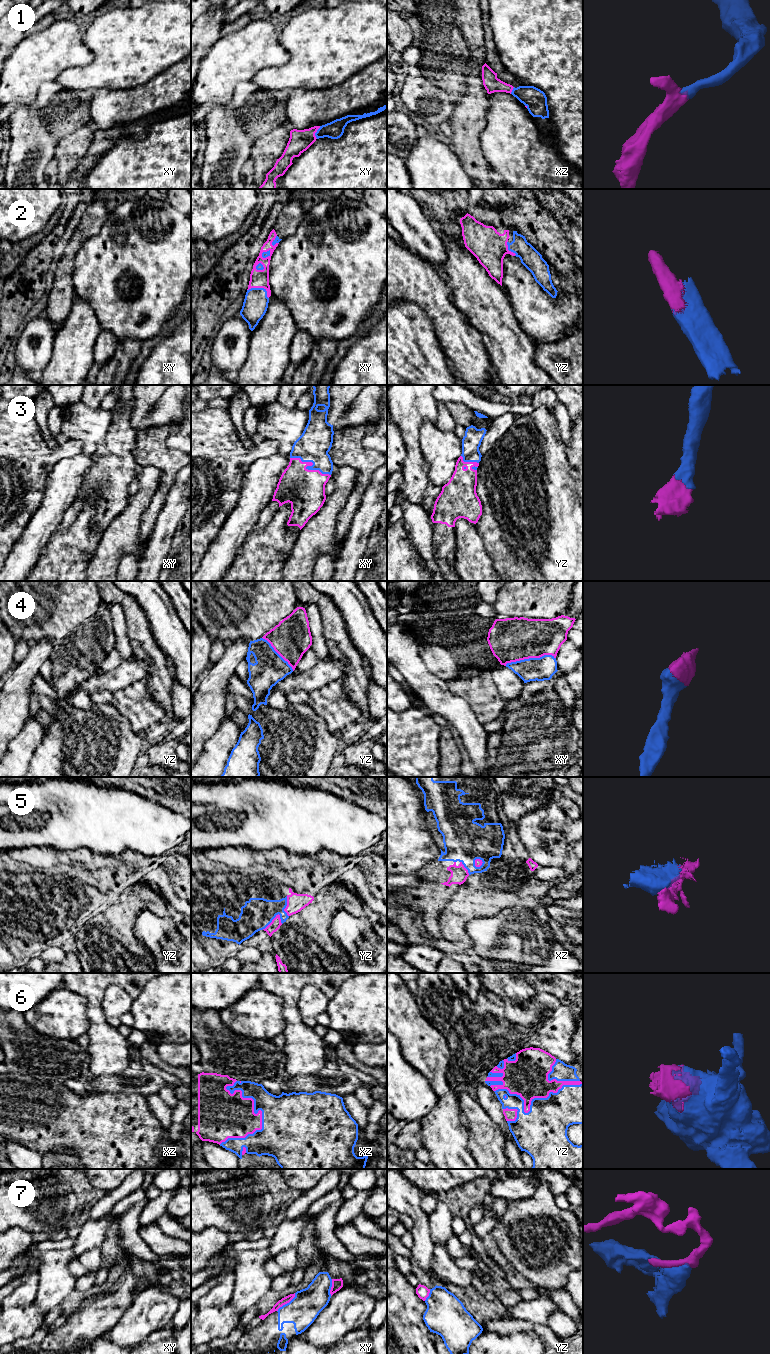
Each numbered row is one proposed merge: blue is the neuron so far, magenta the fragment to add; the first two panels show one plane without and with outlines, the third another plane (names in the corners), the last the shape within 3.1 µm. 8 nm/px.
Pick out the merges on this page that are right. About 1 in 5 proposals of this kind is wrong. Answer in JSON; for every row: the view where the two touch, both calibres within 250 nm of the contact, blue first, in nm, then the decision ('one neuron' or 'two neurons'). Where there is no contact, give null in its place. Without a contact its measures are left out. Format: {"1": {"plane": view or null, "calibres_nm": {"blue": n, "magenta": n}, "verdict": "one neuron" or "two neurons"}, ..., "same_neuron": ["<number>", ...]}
{"1": {"plane": "xy", "calibres_nm": {"blue": 140, "magenta": 180}, "verdict": "one neuron"}, "2": {"plane": "xy", "calibres_nm": {"blue": 200, "magenta": 140}, "verdict": "one neuron"}, "3": {"plane": "xy", "calibres_nm": {"blue": 260, "magenta": 320}, "verdict": "one neuron"}, "4": {"plane": "xy", "calibres_nm": {"blue": 190, "magenta": 360}, "verdict": "one neuron"}, "5": {"plane": "yz", "calibres_nm": {"blue": 260, "magenta": 80}, "verdict": "one neuron"}, "6": {"plane": "xz", "calibres_nm": {"blue": 440, "magenta": 360}, "verdict": "one neuron"}, "7": {"plane": "xy", "calibres_nm": {"blue": 240, "magenta": 60}, "verdict": "two neurons"}, "same_neuron": ["1", "2", "3", "4", "5", "6"]}

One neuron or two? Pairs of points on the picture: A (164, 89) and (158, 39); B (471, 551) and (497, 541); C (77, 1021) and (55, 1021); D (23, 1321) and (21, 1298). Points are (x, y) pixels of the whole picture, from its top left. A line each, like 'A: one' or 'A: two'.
A: two
B: two
C: one
D: one

